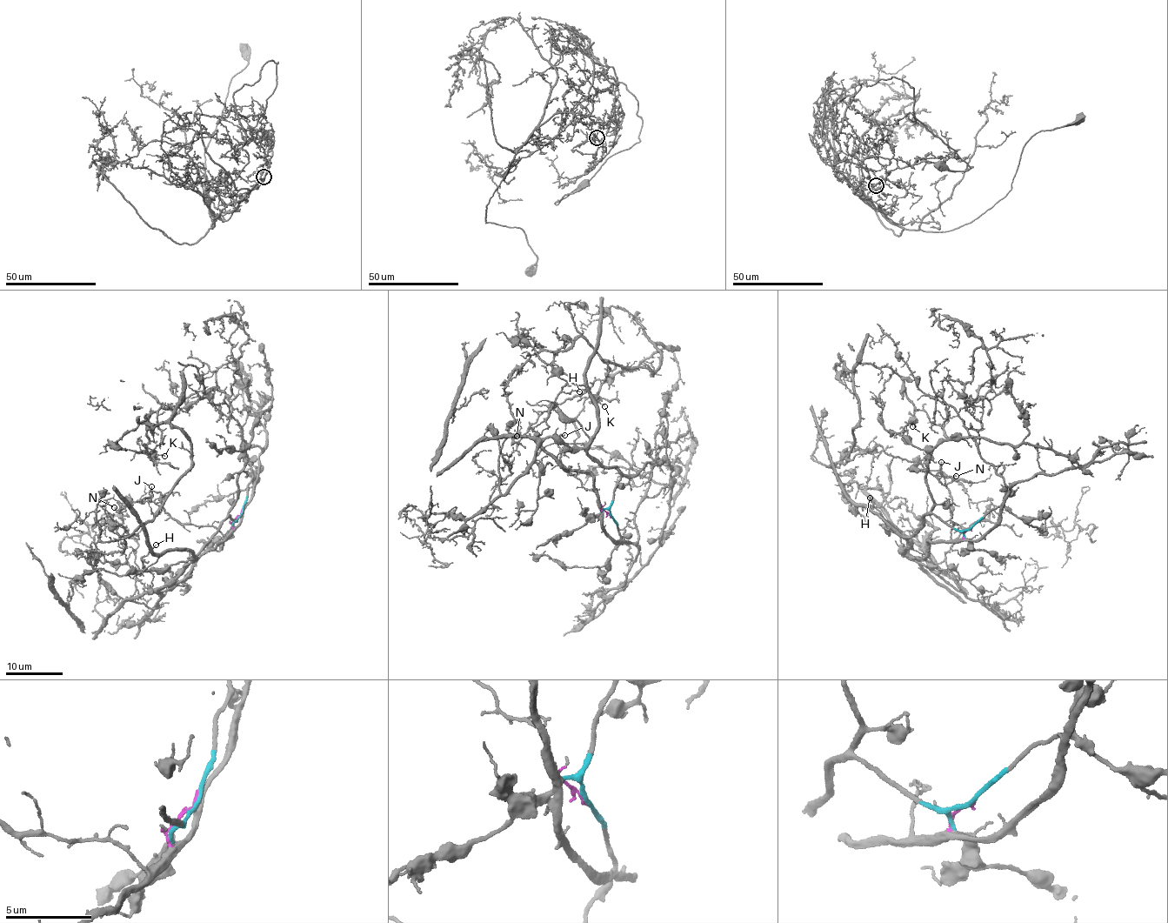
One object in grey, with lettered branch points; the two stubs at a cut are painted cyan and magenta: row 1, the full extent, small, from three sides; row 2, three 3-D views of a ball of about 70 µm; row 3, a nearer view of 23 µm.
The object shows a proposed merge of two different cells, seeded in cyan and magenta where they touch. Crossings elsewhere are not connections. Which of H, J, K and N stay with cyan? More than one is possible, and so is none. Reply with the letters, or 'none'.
K, N

